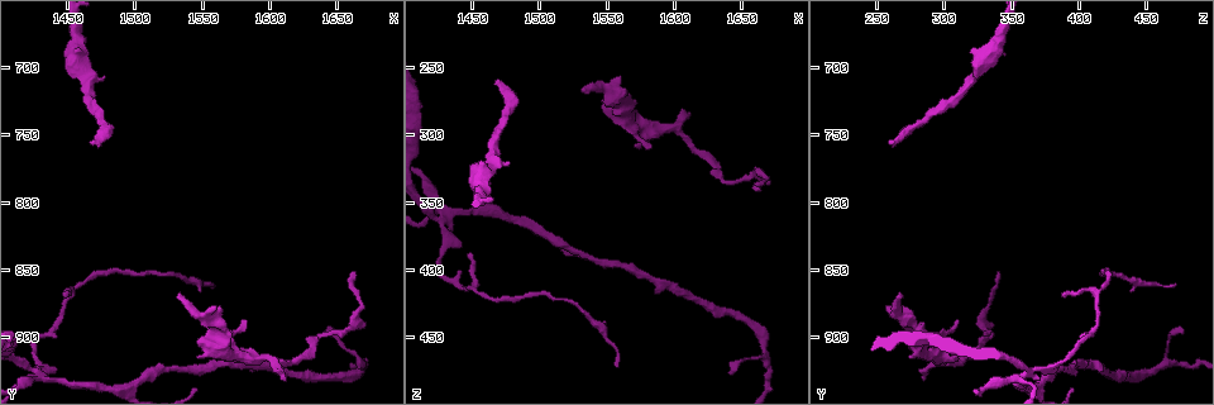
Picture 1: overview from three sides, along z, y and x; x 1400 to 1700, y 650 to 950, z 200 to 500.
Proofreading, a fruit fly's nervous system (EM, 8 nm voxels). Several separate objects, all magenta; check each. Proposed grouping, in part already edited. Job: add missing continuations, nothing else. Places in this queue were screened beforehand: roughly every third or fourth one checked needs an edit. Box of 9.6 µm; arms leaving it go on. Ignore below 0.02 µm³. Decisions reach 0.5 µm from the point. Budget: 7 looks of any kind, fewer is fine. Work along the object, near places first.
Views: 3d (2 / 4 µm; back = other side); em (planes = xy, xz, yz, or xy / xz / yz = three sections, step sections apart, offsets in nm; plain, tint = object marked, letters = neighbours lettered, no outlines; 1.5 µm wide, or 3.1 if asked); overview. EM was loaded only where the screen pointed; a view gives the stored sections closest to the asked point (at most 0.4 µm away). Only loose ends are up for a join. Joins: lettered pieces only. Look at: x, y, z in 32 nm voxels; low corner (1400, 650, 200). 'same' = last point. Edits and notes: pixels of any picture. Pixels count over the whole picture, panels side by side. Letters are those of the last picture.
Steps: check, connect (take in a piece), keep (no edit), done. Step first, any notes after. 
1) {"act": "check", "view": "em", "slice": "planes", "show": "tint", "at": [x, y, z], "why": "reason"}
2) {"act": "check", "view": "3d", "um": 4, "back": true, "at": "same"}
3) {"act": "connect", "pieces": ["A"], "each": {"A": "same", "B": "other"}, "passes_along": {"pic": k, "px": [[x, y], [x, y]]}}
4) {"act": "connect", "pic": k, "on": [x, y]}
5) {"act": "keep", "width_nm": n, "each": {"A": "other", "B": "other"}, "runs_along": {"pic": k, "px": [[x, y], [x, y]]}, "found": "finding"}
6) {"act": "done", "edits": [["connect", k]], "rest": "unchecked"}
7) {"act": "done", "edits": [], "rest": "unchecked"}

{"act": "check", "view": "em", "slice": "planes", "show": "tint", "at": [1612, 934, 284], "why": "an open end"}

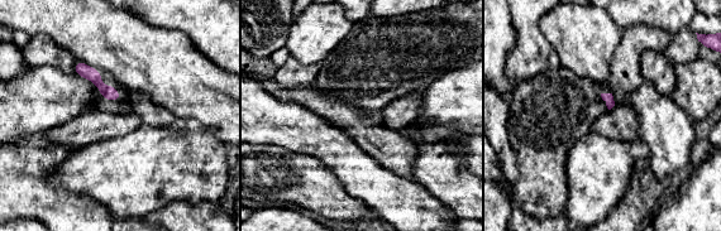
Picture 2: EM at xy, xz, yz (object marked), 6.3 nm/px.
{"act": "check", "view": "em", "slice": "planes", "show": "letters", "at": "same"}

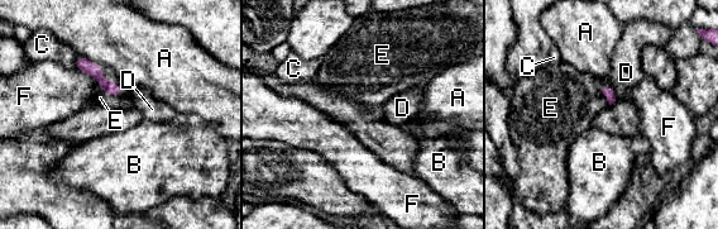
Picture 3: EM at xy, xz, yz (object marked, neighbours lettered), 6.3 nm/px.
{"act": "connect", "pieces": ["E"], "each": {"A": "other", "B": "other", "C": "other", "D": "other", "E": "same", "F": "other"}, "passes_along": {"pic": 3, "px": [[110, 87], [109, 94], [100, 98]]}, "found": "it goes on there"}

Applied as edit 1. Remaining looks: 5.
{"act": "check", "view": "3d", "um": 2, "at": [1446, 870, 386], "why": "thin end"}

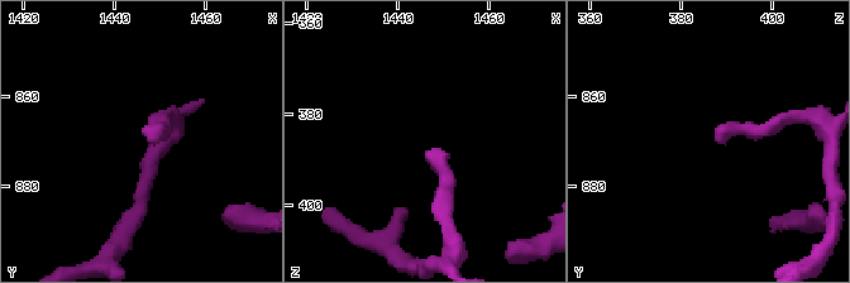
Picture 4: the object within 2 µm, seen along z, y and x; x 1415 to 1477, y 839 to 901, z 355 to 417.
{"act": "check", "view": "em", "slice": "xz", "step": 8, "show": "tint", "at": [1448, 869, 388]}

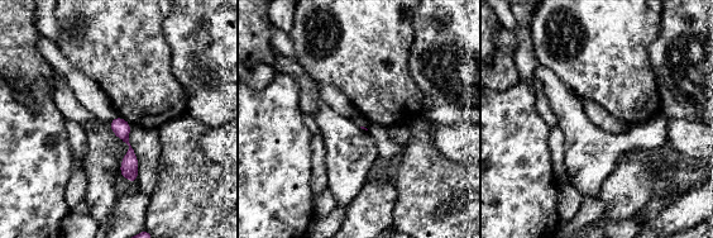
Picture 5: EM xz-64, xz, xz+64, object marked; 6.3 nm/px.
{"act": "check", "view": "em", "slice": "planes", "show": "letters", "at": "same", "why": "cut it another way"}

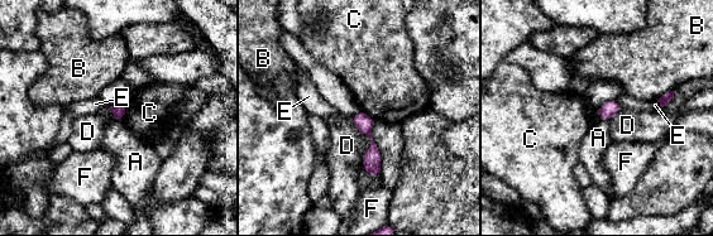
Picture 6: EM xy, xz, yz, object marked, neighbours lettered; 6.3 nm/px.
{"act": "keep", "each": {"A": "other", "B": "other", "C": "other", "D": "other", "E": "other", "F": "other"}, "runs_along": {"pic": 6, "px": [[360, 115], [373, 143], [376, 173]]}, "found": "no lettered piece goes on from it"}

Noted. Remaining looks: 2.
{"act": "done", "edits": [["connect", 3]], "rest": "unchecked"}

